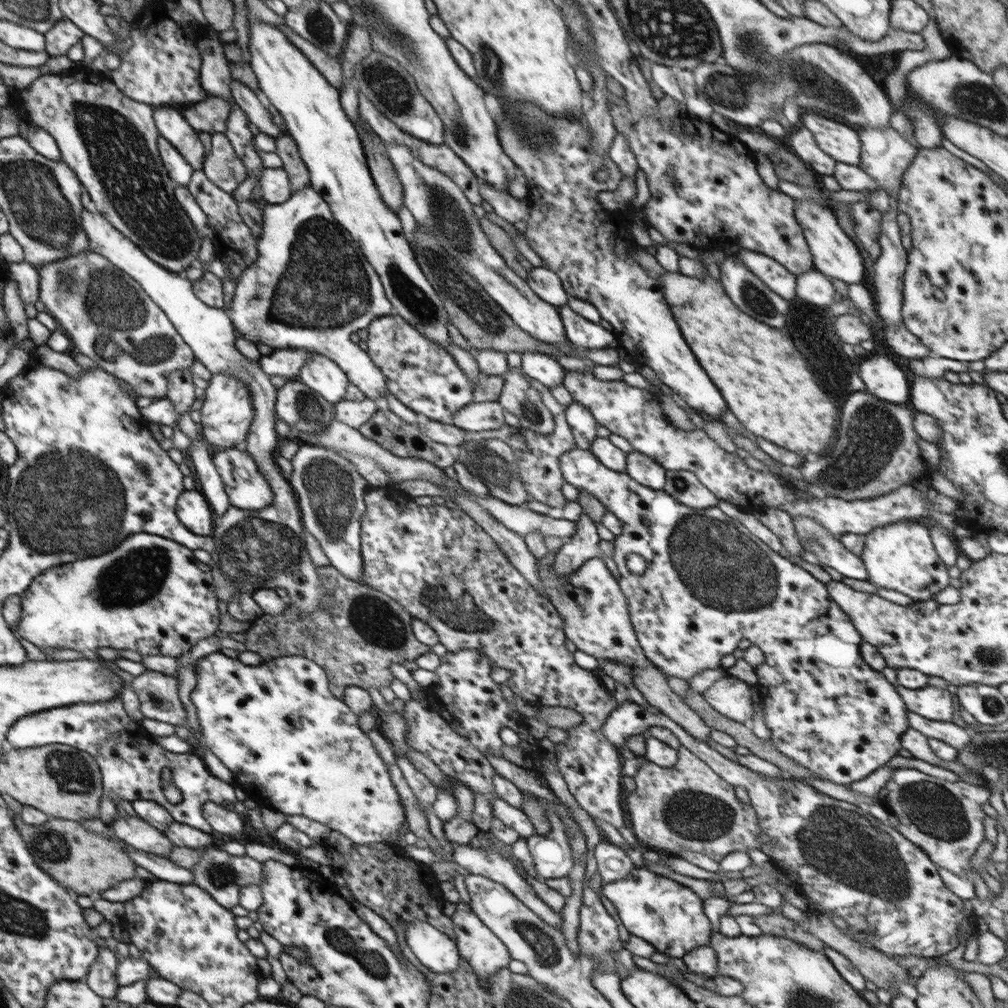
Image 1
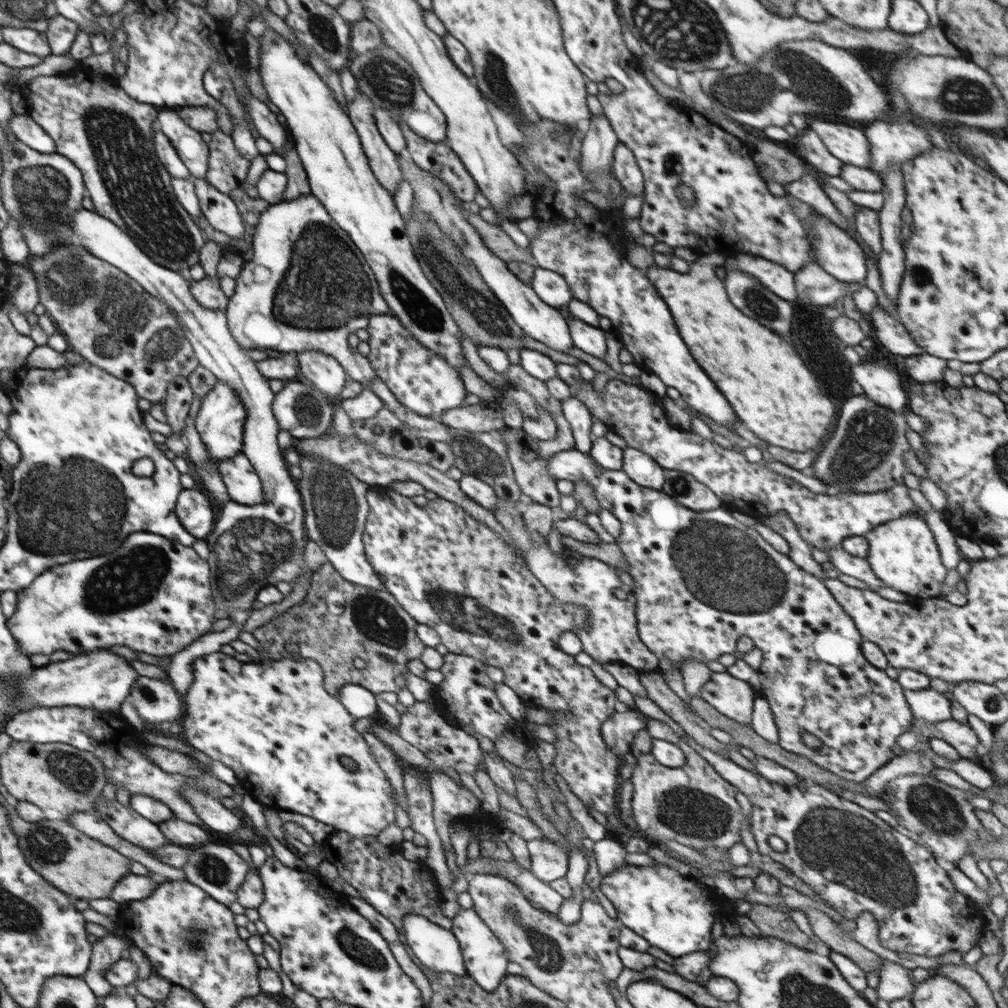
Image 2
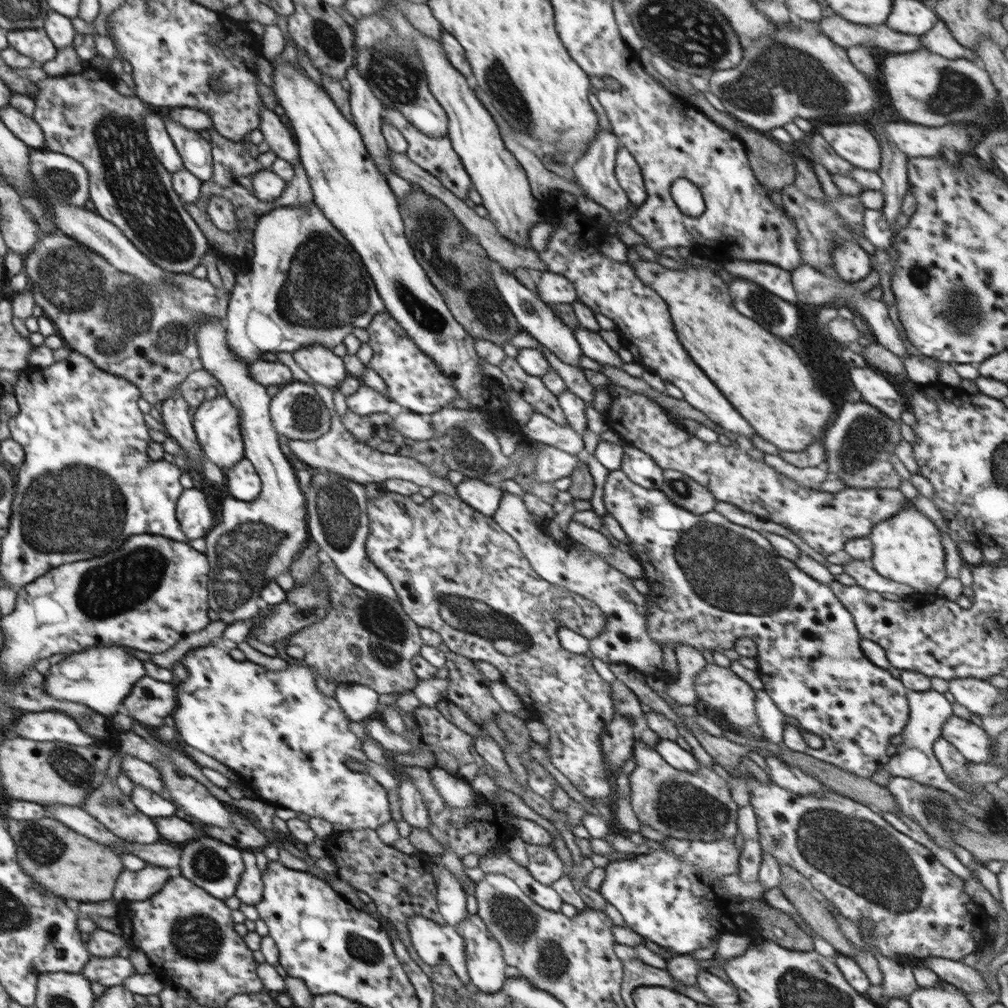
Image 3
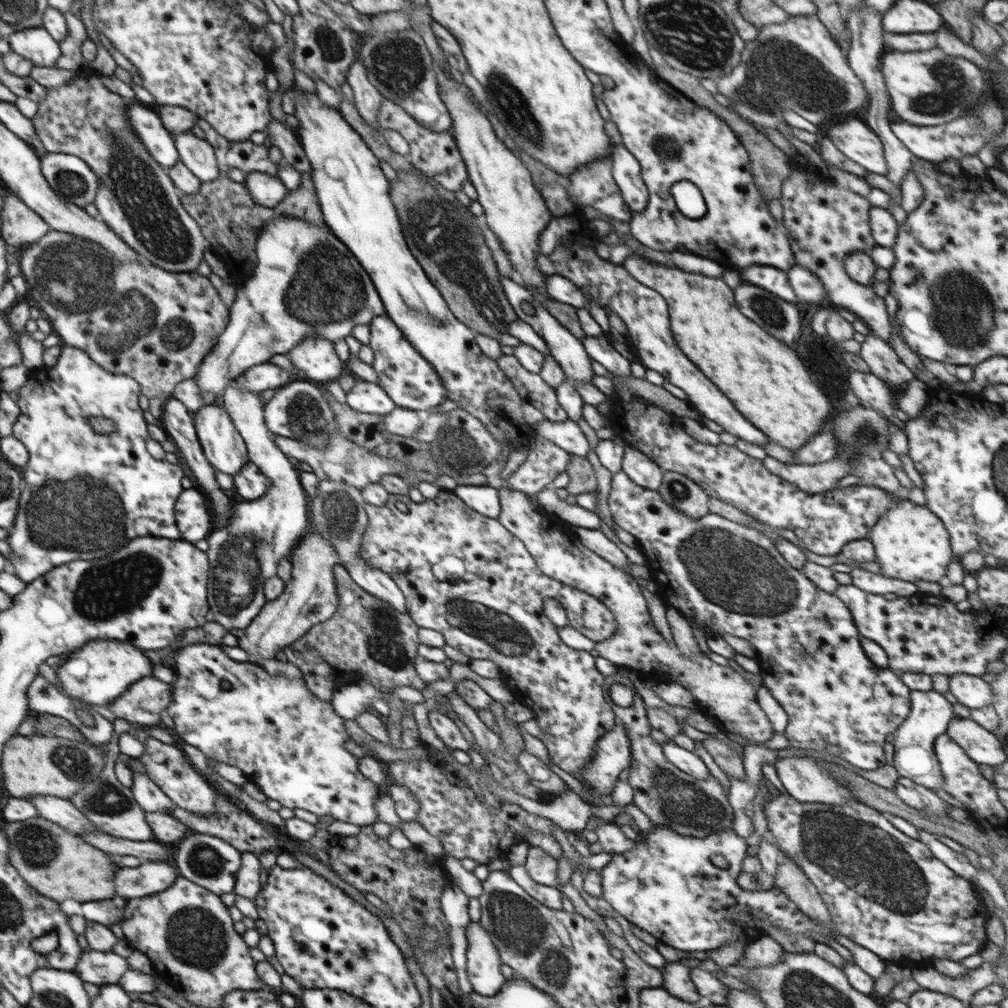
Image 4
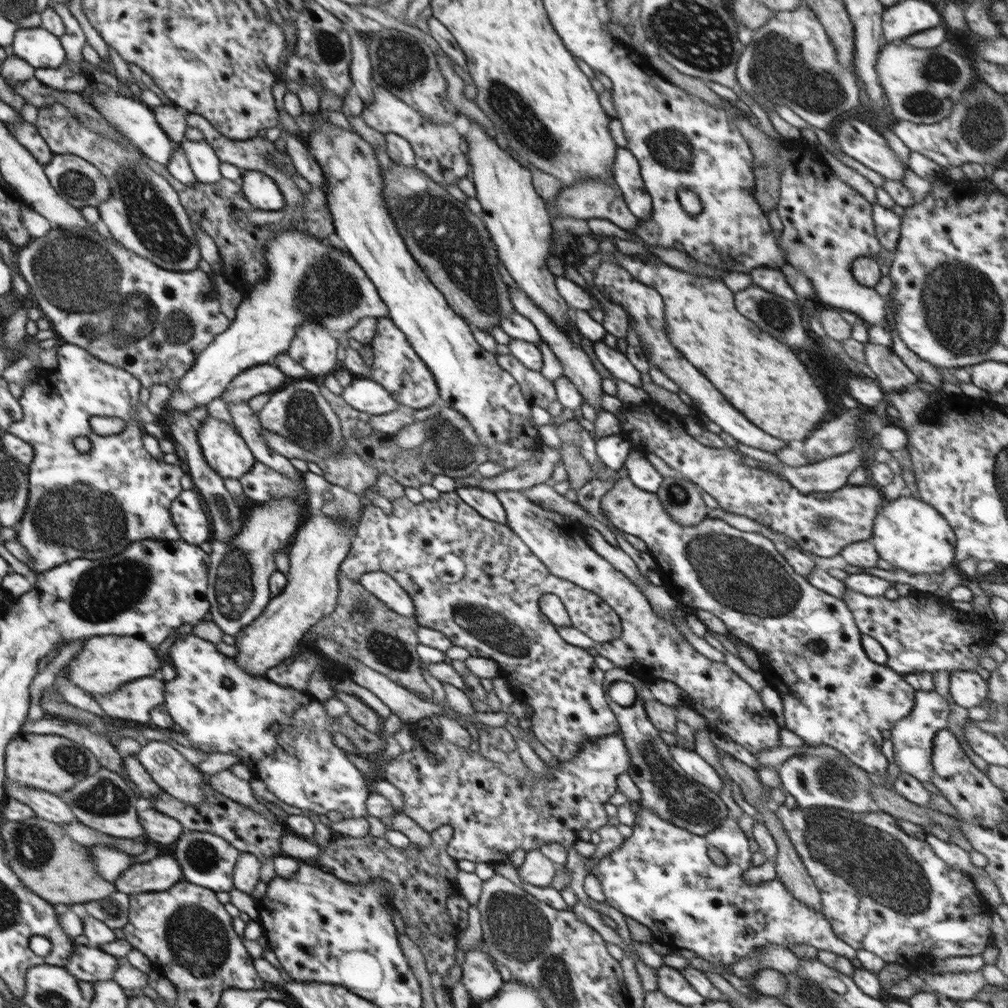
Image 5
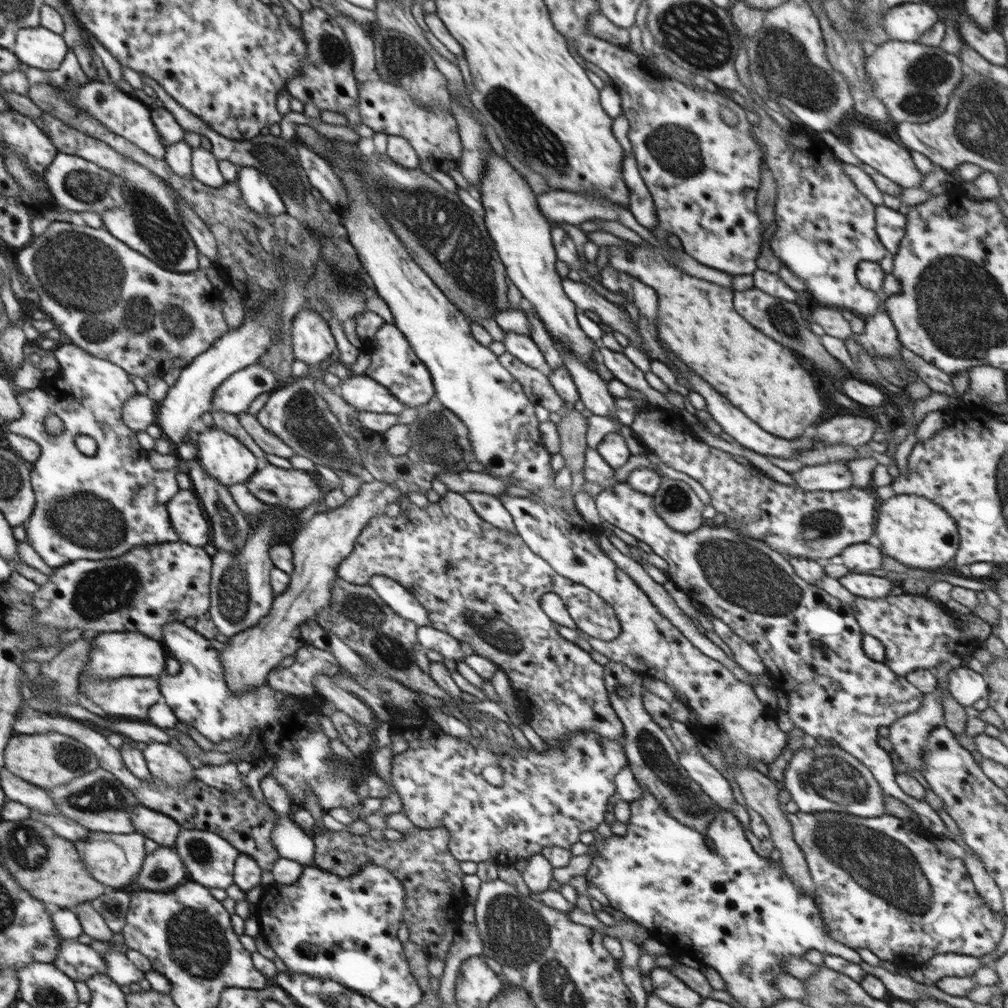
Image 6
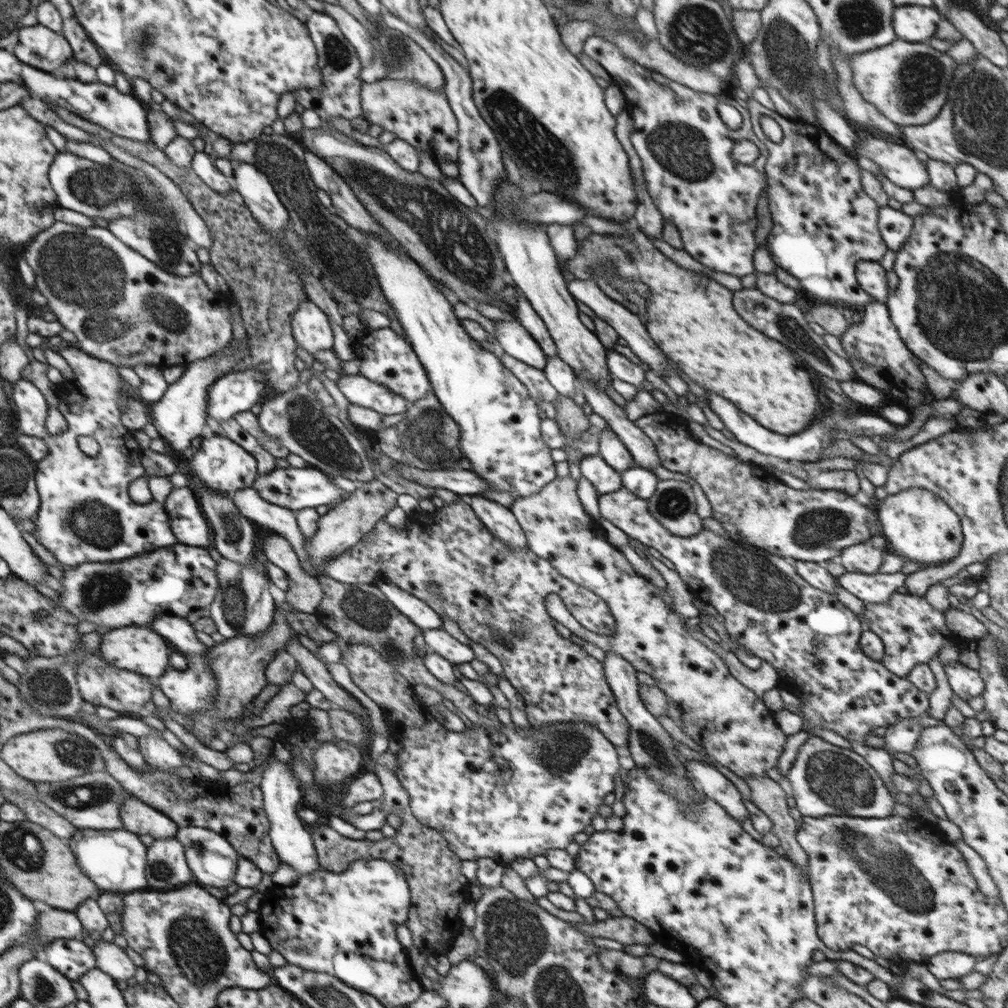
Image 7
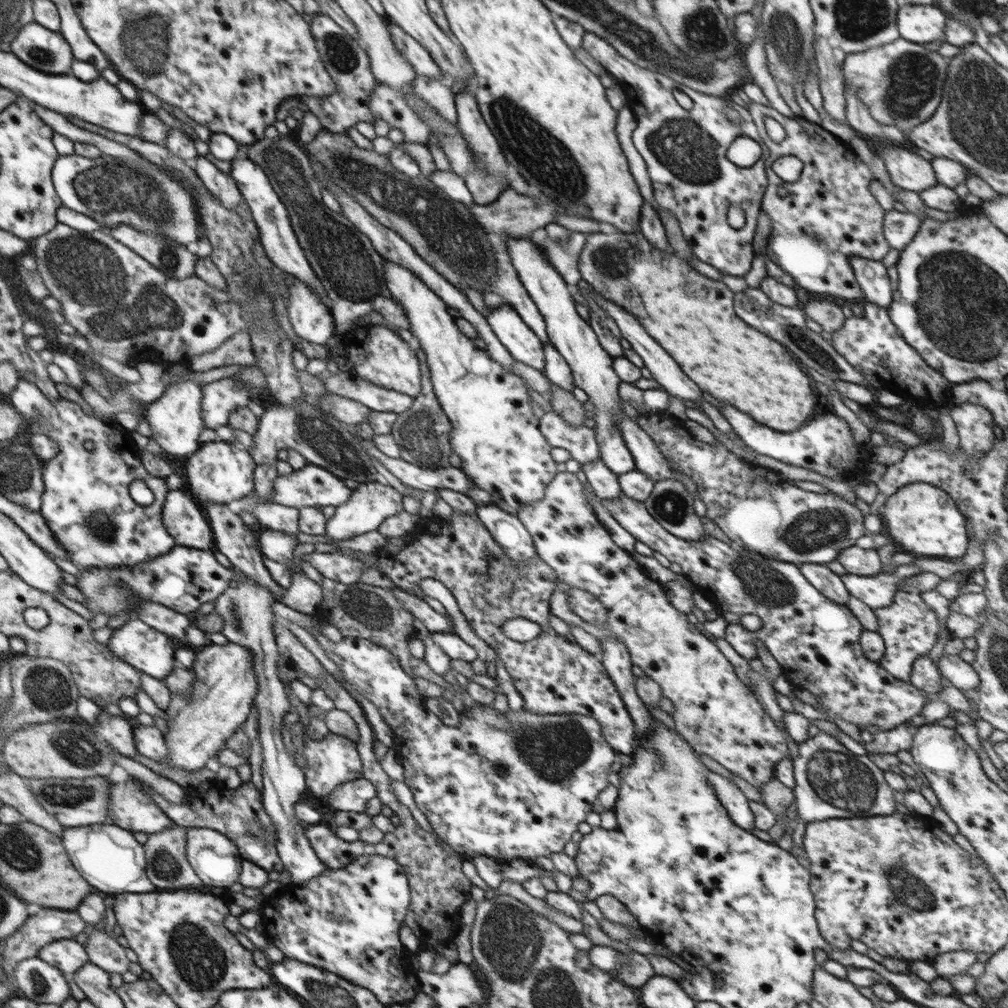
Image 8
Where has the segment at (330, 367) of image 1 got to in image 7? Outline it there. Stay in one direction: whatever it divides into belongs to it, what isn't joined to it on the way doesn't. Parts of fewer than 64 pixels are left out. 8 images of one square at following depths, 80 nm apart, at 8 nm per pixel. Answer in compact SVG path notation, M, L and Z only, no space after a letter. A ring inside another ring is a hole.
M309 299L298 306L291 315L292 333L299 348L313 355L324 350L333 350L333 331L328 316Z

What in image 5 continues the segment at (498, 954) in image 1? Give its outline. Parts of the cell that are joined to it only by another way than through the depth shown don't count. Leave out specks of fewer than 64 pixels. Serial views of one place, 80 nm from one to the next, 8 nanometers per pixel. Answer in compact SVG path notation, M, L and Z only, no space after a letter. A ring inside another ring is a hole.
M468 950L461 964L461 983L468 991L473 1005L492 998L505 983L496 969L496 962L485 950Z

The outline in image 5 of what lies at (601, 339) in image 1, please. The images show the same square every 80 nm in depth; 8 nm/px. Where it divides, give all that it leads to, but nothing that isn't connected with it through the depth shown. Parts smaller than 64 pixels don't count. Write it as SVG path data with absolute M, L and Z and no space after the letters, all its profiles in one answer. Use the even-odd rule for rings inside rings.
M596 341L593 347L598 360L611 375L634 387L642 385L640 372L630 363L626 355L608 347L603 341Z

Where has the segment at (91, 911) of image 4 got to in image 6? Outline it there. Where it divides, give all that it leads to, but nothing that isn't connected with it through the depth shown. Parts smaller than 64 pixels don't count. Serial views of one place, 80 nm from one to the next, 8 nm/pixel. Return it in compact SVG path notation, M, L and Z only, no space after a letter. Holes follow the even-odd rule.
M110 889L91 900L91 903L96 912L104 918L108 928L115 933L121 932L126 925L130 901L128 891Z

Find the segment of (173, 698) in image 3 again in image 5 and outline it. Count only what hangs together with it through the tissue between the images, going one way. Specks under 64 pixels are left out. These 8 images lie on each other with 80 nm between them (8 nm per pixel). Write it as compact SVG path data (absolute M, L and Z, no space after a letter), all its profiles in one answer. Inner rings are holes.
M157 675L142 677L121 684L109 693L96 695L95 700L112 718L149 724L150 711L165 702L164 683Z

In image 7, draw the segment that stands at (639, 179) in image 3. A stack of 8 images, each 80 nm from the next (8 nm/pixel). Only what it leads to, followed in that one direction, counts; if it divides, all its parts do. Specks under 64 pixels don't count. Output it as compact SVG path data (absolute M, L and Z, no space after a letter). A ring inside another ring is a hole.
M633 179L637 194L637 205L634 219L641 231L649 238L662 239L663 216L656 208L648 191L644 191Z

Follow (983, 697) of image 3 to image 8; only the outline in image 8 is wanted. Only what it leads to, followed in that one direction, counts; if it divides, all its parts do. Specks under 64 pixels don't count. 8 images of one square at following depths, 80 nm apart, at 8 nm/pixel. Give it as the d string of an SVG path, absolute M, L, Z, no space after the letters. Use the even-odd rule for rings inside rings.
M942 653L938 670L959 690L977 690L980 679L974 667L960 655Z

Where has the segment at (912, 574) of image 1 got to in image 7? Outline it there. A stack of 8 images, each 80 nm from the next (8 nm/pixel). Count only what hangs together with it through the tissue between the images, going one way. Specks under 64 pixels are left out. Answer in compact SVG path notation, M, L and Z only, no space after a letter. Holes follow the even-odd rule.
M909 488L888 495L874 506L880 535L888 542L887 552L931 566L945 564L960 554L964 540L960 517L935 492Z

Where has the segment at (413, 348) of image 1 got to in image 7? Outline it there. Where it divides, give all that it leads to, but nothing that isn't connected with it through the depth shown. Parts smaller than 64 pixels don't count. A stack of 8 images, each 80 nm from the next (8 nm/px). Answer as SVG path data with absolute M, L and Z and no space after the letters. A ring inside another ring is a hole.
M390 327L380 328L379 330L372 330L369 333L362 333L352 344L352 348L355 349L354 352L356 352L357 358L360 359L359 375L390 389L394 394L403 396L408 402L412 403L423 399L427 395L427 392L432 390L428 374L424 371L421 360L417 357L416 352L414 352L412 346L402 333L396 333Z

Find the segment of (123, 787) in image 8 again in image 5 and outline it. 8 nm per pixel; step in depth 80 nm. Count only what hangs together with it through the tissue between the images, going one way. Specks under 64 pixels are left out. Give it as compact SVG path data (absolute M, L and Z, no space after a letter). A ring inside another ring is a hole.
M155 809L139 812L138 817L140 817L140 825L144 827L146 839L155 844L172 845L185 831L174 818Z

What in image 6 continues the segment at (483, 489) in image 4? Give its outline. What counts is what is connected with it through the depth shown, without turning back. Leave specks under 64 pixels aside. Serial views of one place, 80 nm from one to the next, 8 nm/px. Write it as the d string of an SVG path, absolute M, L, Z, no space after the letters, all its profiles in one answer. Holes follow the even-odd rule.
M465 492L464 498L472 505L476 514L493 527L506 532L517 533L512 515L506 510L500 498L484 492Z

